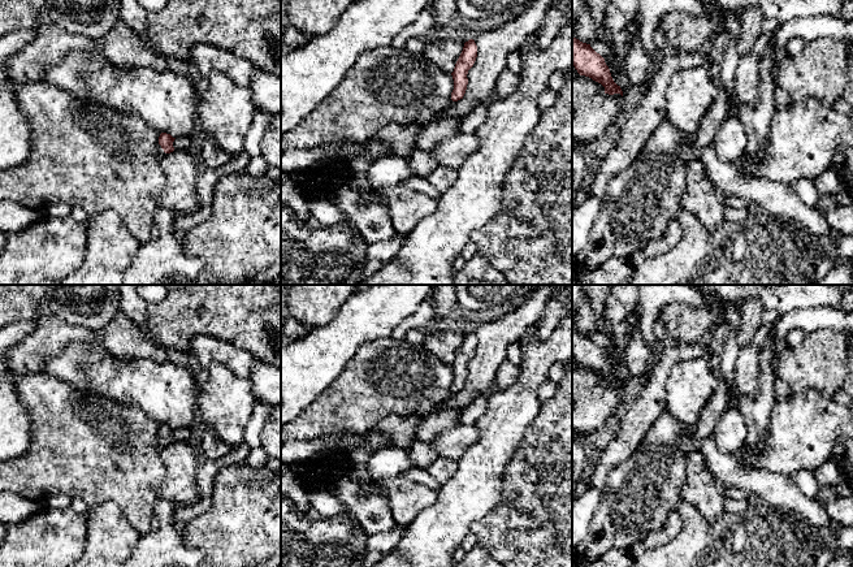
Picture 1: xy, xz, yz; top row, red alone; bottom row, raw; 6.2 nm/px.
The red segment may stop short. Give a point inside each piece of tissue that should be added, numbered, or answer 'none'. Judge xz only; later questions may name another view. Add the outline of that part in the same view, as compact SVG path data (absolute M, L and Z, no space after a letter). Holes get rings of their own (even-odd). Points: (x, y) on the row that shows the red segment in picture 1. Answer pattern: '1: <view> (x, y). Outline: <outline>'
none

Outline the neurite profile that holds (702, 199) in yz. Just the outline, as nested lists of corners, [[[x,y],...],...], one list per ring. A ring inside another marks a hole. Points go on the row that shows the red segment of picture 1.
[[[698,159],[688,160],[685,168],[687,189],[683,208],[689,211],[705,228],[714,230],[726,221],[728,195],[714,186]]]

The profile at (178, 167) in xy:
[[[174,150],[160,160],[165,176],[165,185],[159,198],[159,208],[169,208],[177,216],[198,211],[196,163],[192,150]]]

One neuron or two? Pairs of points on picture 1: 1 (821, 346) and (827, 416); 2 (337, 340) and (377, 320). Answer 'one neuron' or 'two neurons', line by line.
1: two neurons
2: one neuron

